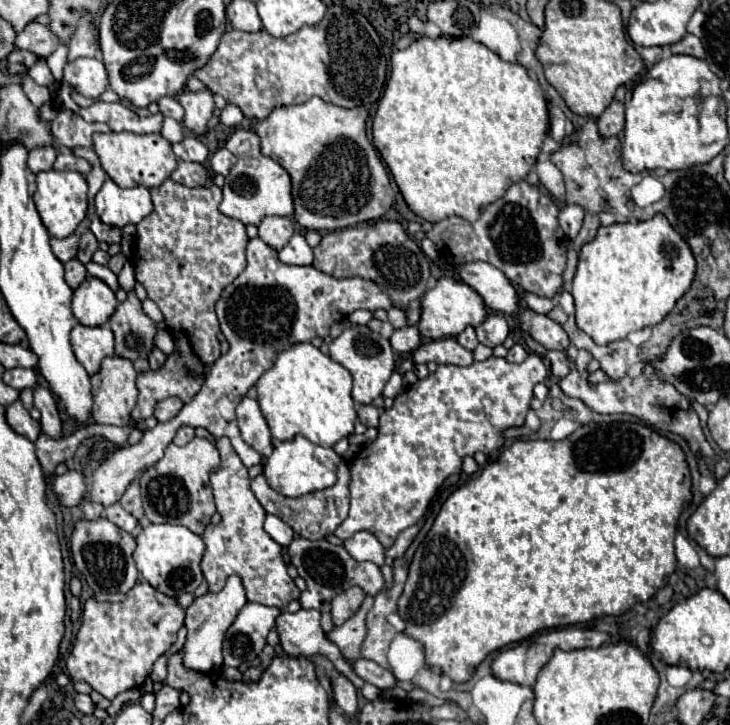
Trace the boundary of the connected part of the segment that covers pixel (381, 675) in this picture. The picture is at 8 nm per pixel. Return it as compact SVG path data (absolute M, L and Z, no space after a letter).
M362 657L356 659L354 671L356 671L358 677L362 677L364 681L376 685L378 689L392 689L398 683L398 679L396 679L396 675L392 671L382 669L374 661L368 661L368 659L362 659Z

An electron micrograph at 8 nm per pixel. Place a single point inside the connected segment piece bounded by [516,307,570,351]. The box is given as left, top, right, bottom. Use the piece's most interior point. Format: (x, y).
(548, 333)

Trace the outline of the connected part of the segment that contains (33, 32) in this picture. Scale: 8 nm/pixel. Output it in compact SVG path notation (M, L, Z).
M28 23L14 41L16 49L26 49L32 51L38 57L48 57L50 53L56 51L58 47L58 39L50 33L50 29L46 25L38 25L38 23Z

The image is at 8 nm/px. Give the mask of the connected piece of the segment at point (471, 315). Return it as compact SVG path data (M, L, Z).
M452 277L438 279L436 287L430 289L420 299L420 307L422 307L422 317L418 323L418 331L422 333L422 337L428 337L428 339L458 337L466 327L480 327L488 317L482 297L472 287L468 287L466 283L456 281Z

